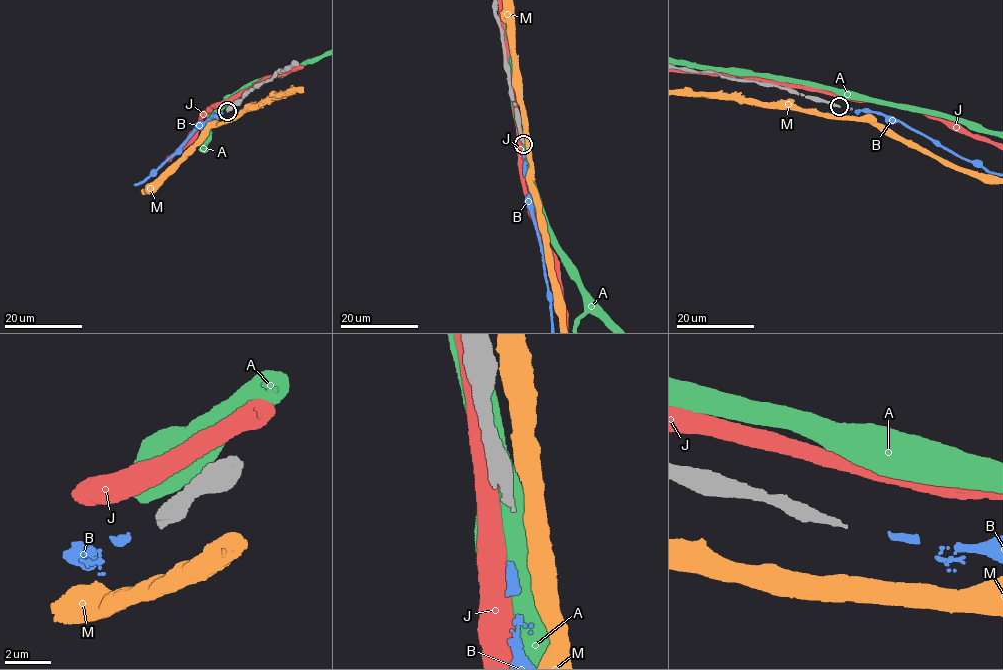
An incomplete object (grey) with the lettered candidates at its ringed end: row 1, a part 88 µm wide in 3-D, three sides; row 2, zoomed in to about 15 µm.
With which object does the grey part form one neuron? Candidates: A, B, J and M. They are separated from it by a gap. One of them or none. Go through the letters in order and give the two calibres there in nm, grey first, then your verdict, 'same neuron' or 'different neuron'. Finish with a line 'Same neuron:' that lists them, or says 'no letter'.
A: calibres 280 and 750 nm; different neuron
B: calibres 280 and 280 nm; same neuron
J: calibres 280 and 550 nm; different neuron
M: calibres 280 and 700 nm; different neuron
Same neuron: B

